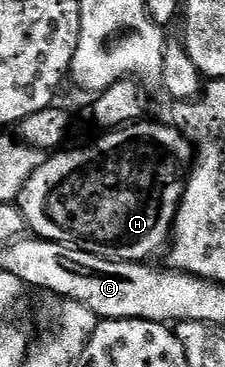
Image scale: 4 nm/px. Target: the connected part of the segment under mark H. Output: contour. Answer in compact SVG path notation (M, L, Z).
M143 119L132 125L124 125L120 129L112 129L103 132L102 137L95 139L91 145L86 145L83 149L66 149L54 151L47 156L44 163L40 163L40 167L36 167L36 171L32 171L32 175L28 179L28 183L24 183L24 187L20 191L16 202L18 210L24 215L29 232L33 236L44 241L55 241L61 245L70 245L73 249L83 249L97 257L103 257L109 261L137 261L145 262L146 257L150 257L153 253L158 253L167 248L168 242L172 237L172 226L174 220L178 217L178 208L182 202L182 196L186 190L186 179L190 176L190 171L196 156L196 150L192 144L191 138L187 137L183 130L175 127L173 124L153 125L149 119Z

